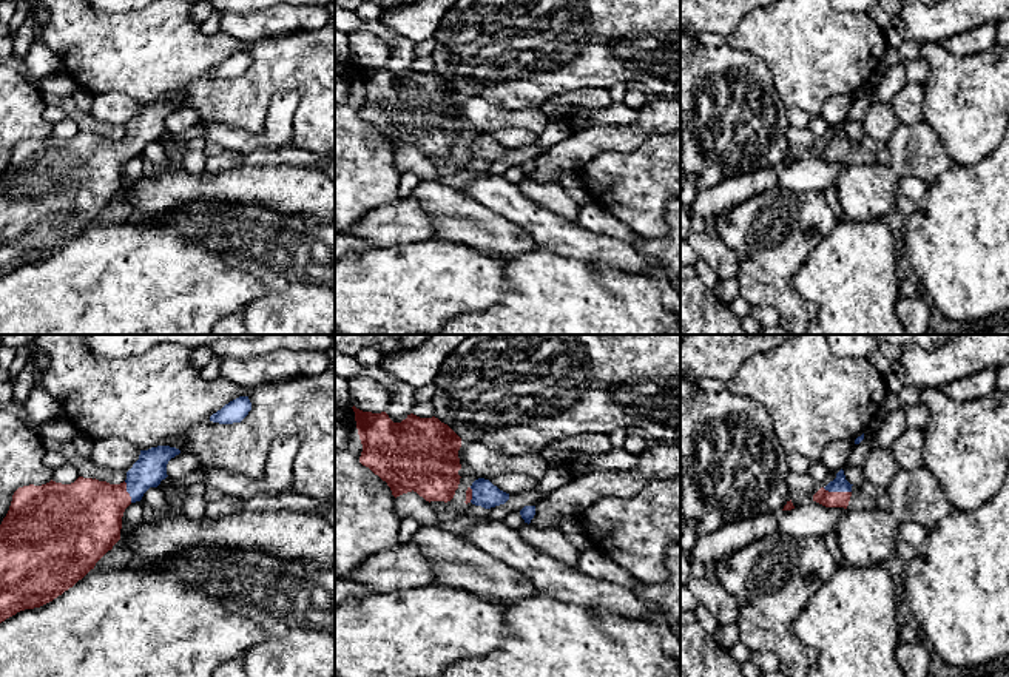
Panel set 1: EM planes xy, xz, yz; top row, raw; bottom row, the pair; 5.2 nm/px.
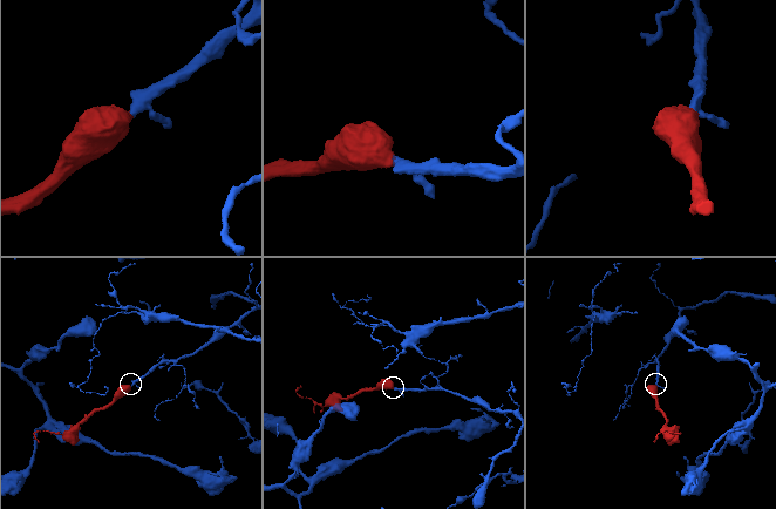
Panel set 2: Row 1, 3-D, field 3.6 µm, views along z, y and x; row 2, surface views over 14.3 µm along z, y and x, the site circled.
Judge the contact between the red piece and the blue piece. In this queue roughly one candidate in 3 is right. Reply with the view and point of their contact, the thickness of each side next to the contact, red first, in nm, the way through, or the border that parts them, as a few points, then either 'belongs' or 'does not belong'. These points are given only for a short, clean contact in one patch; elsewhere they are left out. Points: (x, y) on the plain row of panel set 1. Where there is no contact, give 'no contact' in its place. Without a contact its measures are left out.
meets red in yz at (836, 147); 80 nm thick on the red side, 80 nm on the other; runs through yz (827, 153), (836, 147), (840, 138); belongs

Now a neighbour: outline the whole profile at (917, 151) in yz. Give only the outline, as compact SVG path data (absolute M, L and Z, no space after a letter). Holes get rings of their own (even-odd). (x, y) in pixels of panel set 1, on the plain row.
M924 120L913 125L899 122L884 147L892 157L889 167L899 177L918 177L930 184L952 163L940 137Z

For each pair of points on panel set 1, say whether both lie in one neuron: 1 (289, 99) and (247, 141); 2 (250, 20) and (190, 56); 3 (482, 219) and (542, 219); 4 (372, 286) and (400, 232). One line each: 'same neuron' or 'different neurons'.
1: same neuron
2: different neurons
3: different neurons
4: different neurons

